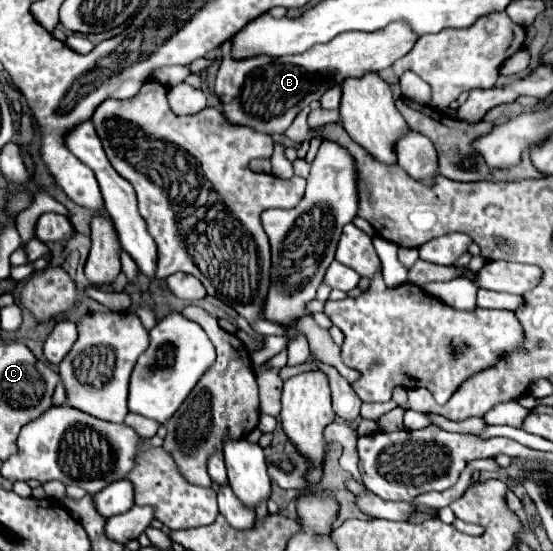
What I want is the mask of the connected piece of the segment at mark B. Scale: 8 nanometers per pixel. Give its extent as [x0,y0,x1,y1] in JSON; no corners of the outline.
[215,22,417,134]

